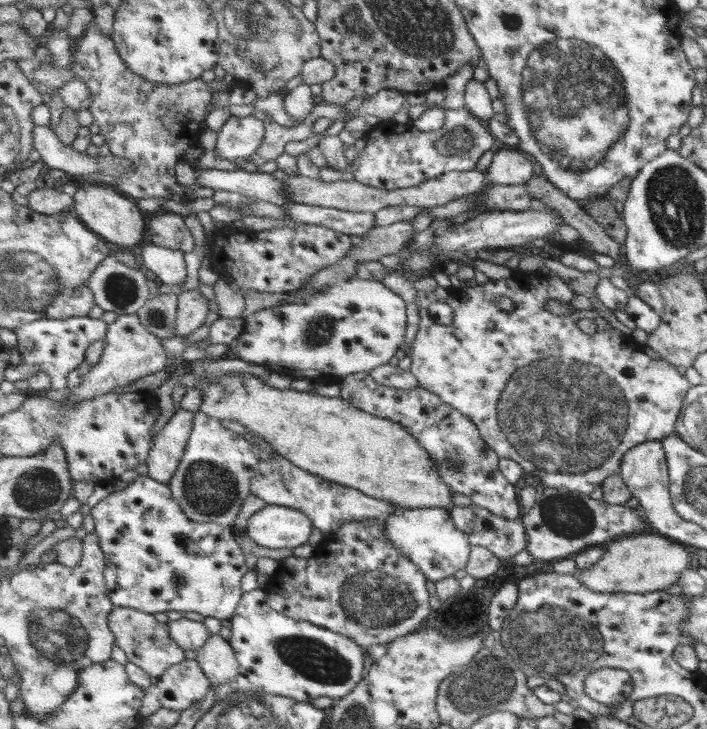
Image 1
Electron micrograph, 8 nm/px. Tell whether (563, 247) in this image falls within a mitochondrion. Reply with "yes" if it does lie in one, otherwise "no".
no

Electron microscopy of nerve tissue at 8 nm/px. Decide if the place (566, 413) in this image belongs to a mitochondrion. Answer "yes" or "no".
yes

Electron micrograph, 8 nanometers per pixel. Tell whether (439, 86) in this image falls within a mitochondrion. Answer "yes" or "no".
no

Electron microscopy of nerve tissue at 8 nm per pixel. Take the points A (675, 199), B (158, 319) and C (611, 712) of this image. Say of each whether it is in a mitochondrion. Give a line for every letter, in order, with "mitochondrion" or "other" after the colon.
A: mitochondrion
B: mitochondrion
C: other

